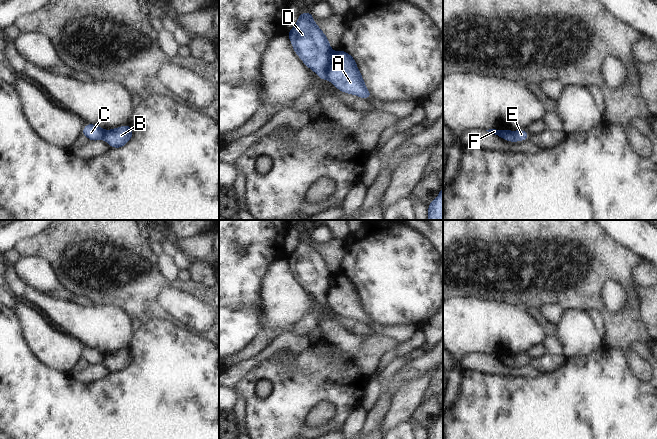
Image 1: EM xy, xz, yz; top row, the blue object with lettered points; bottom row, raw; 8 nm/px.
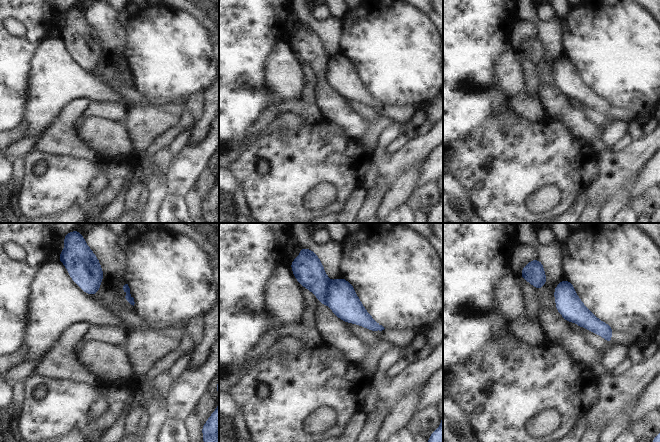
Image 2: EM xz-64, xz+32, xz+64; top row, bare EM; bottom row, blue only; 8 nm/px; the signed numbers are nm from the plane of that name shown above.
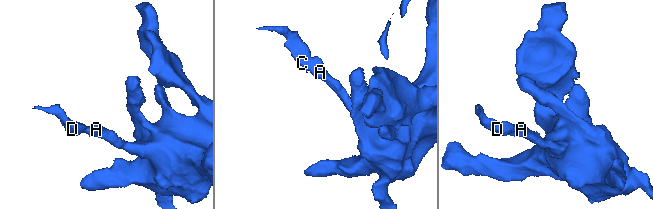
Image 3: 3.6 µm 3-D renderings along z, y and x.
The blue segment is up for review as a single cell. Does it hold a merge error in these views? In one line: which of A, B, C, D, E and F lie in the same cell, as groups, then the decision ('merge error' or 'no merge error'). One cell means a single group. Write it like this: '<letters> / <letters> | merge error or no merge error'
A B E / C D F | merge error

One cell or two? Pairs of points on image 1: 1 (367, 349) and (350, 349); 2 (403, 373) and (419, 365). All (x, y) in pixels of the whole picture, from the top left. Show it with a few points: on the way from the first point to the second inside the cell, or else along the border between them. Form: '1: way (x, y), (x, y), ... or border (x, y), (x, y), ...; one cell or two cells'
1: border (358, 336), (360, 348), (354, 359); two cells
2: way (407, 373), (415, 369); one cell

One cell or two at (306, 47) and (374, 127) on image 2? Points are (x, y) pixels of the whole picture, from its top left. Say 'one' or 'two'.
two

